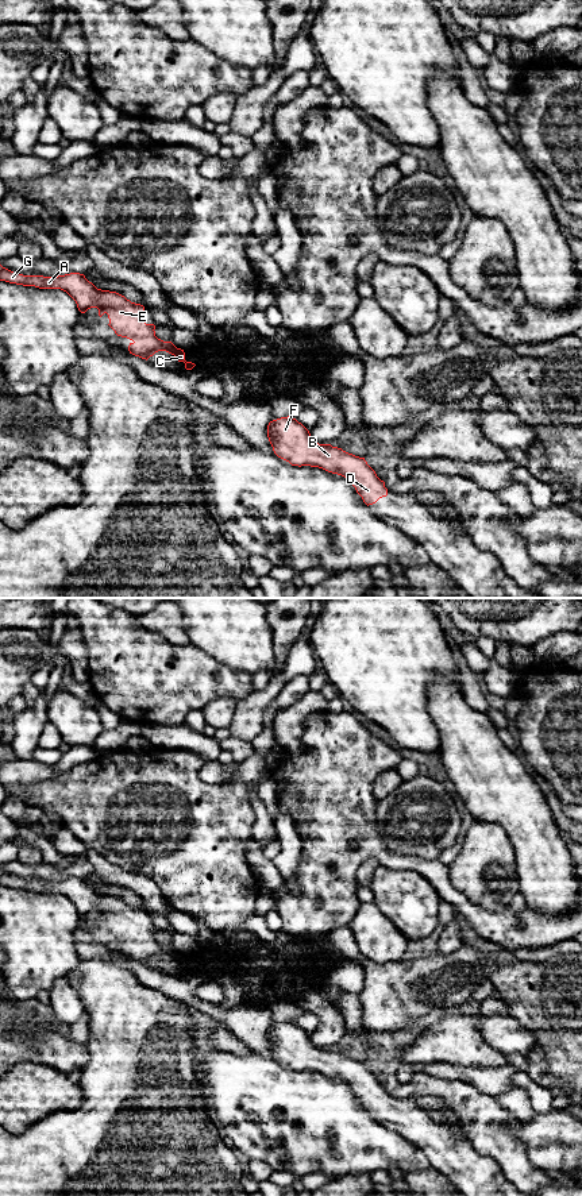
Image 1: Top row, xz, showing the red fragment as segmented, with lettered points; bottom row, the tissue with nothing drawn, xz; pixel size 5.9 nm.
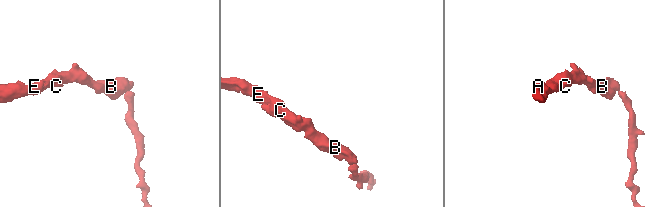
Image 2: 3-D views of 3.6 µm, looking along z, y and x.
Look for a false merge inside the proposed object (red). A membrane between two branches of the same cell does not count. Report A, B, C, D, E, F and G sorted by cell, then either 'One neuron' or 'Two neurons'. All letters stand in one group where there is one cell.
Groups: A B C D E F G. One neuron

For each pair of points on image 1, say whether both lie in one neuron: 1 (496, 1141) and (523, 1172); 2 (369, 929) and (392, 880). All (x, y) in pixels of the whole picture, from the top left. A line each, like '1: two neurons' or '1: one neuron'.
1: one neuron
2: two neurons

